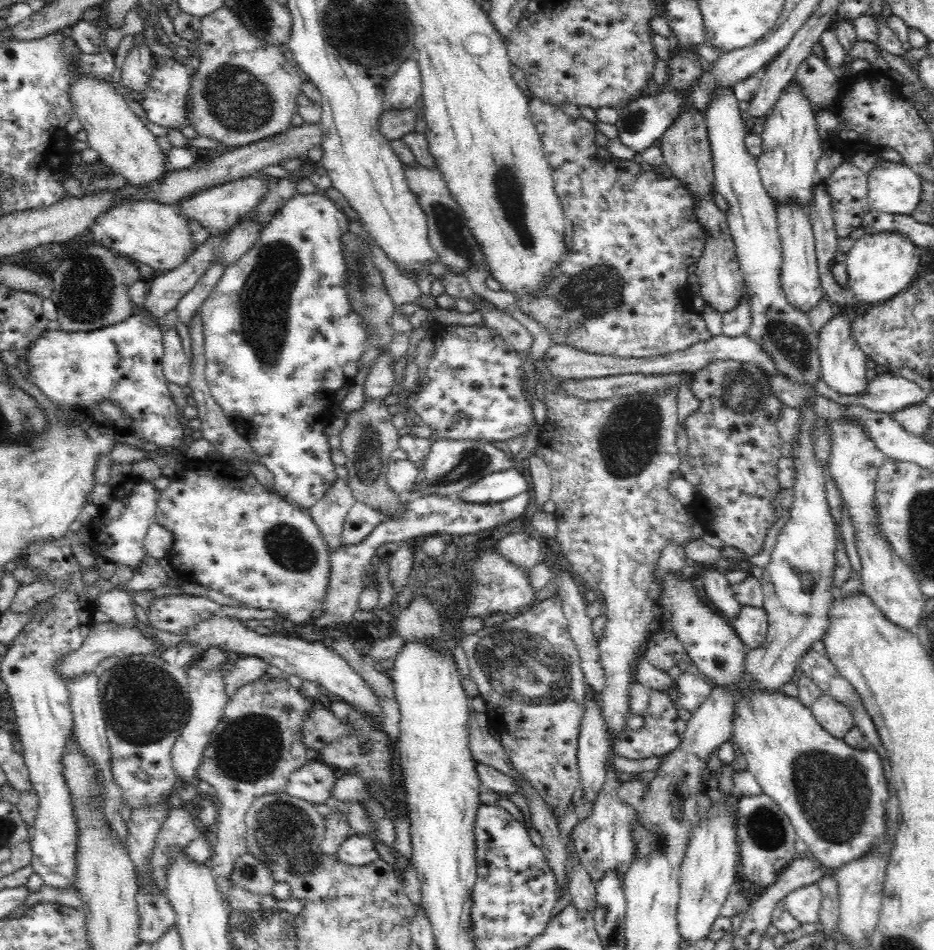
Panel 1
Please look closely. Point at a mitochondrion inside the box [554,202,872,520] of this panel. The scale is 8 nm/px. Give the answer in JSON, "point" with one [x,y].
{"point":[630,440]}

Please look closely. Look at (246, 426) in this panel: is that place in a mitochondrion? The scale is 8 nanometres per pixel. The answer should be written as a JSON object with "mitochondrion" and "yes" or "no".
{"mitochondrion":"no"}

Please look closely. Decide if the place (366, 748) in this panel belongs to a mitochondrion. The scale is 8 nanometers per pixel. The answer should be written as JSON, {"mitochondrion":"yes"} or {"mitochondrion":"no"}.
{"mitochondrion":"yes"}

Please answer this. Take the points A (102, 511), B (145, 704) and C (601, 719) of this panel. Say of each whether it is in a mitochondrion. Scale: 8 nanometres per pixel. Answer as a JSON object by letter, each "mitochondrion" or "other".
{"A":"other","B":"mitochondrion","C":"other"}

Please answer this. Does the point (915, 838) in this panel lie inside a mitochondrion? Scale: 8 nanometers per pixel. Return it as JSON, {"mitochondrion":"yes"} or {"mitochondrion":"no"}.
{"mitochondrion":"no"}

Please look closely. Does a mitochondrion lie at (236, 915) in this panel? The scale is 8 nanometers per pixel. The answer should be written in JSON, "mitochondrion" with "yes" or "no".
{"mitochondrion":"no"}

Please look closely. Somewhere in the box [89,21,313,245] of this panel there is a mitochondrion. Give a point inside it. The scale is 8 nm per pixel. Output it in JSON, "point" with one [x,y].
{"point":[235,99]}

